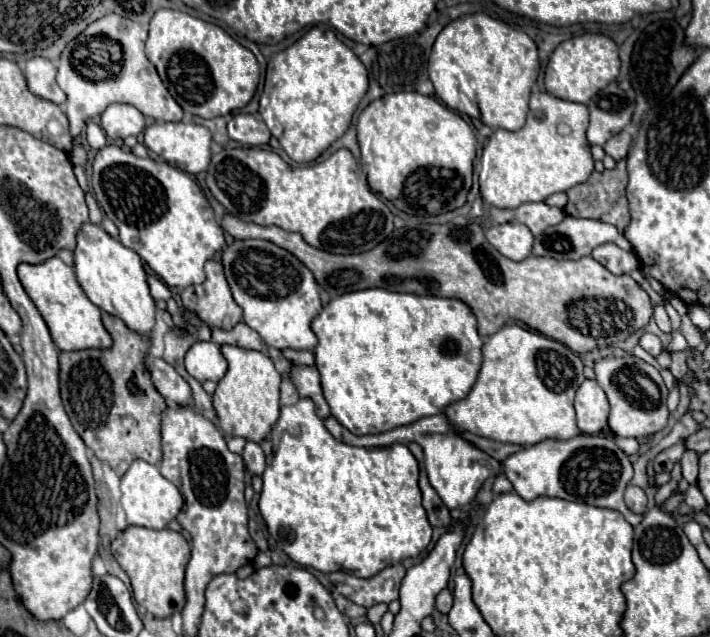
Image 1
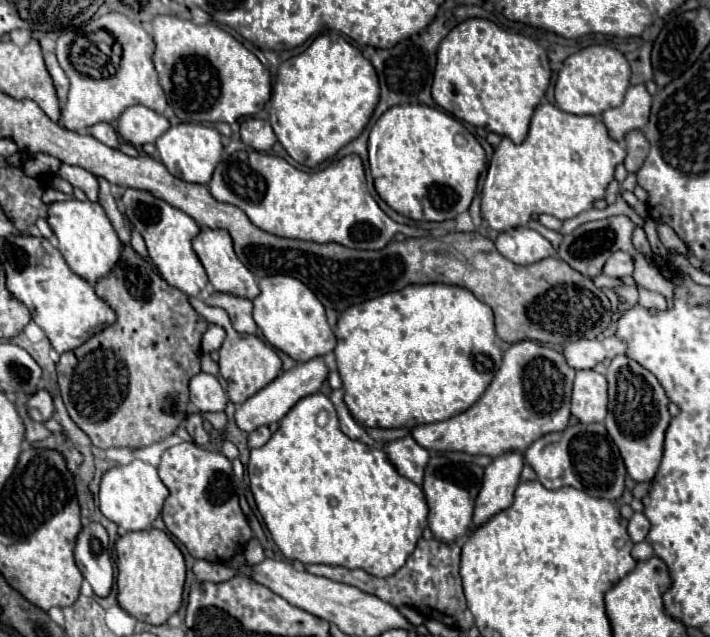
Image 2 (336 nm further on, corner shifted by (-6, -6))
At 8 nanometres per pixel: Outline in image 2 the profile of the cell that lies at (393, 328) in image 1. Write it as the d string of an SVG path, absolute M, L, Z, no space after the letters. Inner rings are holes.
M426 283L426 285L406 285L400 291L394 293L386 293L382 297L370 299L366 303L360 305L352 305L348 307L340 317L338 317L338 325L336 325L336 365L344 383L344 391L346 391L346 405L350 409L350 413L354 415L356 421L364 423L366 427L416 427L416 425L424 425L424 423L438 423L438 421L446 421L462 411L466 411L468 407L472 407L480 395L486 391L486 387L490 385L494 373L498 371L500 363L502 363L502 351L496 345L496 331L494 331L494 315L490 311L490 307L482 301L478 301L468 289L464 287L456 287L456 285L444 285L444 283Z

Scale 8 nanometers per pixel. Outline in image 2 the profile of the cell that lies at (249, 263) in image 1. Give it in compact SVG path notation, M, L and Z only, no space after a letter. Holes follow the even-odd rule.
M274 275L260 279L258 285L260 295L254 299L254 321L272 347L300 363L326 355L336 347L336 335L326 321L322 303L302 281L288 275Z

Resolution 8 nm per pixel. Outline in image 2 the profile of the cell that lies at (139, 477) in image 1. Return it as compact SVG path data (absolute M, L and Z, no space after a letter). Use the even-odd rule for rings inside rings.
M134 459L128 465L118 465L108 469L100 481L100 511L104 517L124 527L126 531L148 529L152 521L160 515L164 499L168 497L168 489L158 477L156 467Z

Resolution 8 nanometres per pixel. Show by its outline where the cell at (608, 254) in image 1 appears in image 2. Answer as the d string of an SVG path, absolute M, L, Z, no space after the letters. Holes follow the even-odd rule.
M616 251L604 265L604 275L610 277L626 277L632 275L632 271L634 271L634 261L624 251Z

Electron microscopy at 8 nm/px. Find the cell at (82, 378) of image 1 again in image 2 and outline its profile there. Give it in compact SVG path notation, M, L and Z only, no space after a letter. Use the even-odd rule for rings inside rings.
M122 245L118 263L106 277L96 281L94 289L96 295L116 311L116 321L92 335L84 345L60 355L56 367L62 399L74 423L96 447L148 447L172 435L186 419L188 381L200 373L198 351L202 333L208 329L208 321L190 307L188 295L170 287L154 271L154 267L132 249L132 245Z

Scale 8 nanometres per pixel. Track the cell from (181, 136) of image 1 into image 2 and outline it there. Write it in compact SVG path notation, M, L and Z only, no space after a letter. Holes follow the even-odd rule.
M183 122L180 125L170 127L158 141L156 141L158 153L162 157L162 163L166 169L188 181L188 183L202 183L206 185L216 169L216 165L222 159L222 135L213 126L203 123Z

